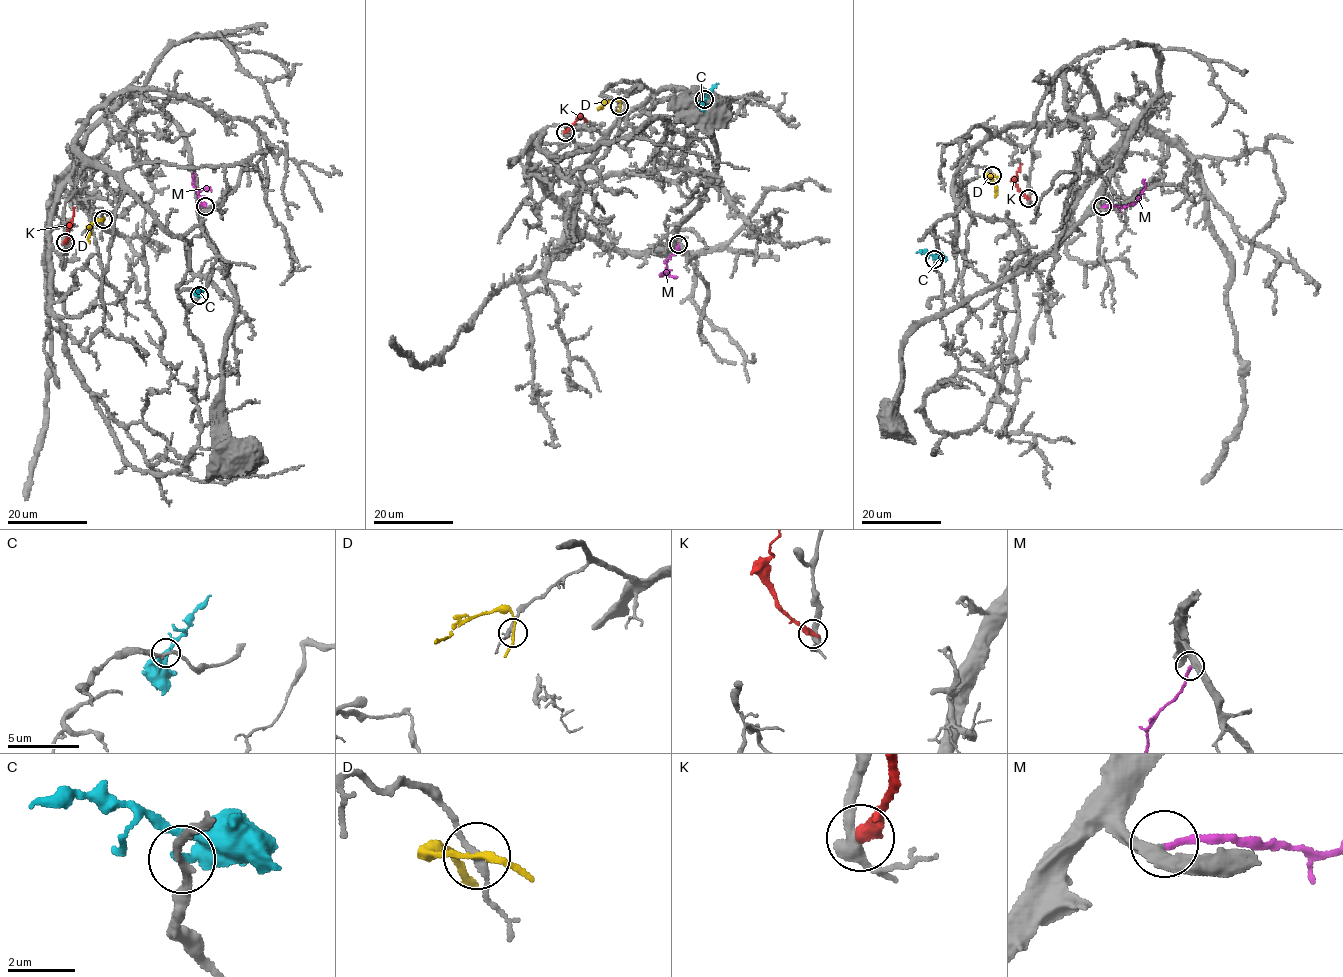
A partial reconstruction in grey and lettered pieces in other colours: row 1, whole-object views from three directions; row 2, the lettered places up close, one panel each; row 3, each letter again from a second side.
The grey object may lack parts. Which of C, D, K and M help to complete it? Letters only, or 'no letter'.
M

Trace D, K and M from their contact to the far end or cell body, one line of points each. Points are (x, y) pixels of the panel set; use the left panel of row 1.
D: (102, 219), (91, 224), (89, 243)
K: (64, 242), (74, 207)
M: (205, 206), (200, 204), (193, 185), (194, 173)

